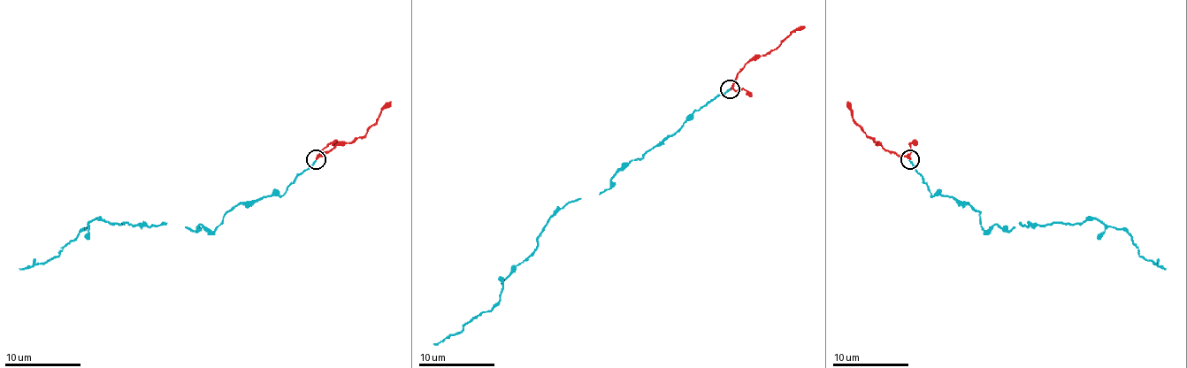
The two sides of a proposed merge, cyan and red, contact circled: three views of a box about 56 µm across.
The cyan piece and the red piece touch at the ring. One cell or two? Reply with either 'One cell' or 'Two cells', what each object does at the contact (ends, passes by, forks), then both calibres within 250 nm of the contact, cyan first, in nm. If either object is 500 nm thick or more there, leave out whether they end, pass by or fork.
One cell. At the ring cyan ends. At the ring red passes by. Thickness 160 nm (cyan) against 200 nm

